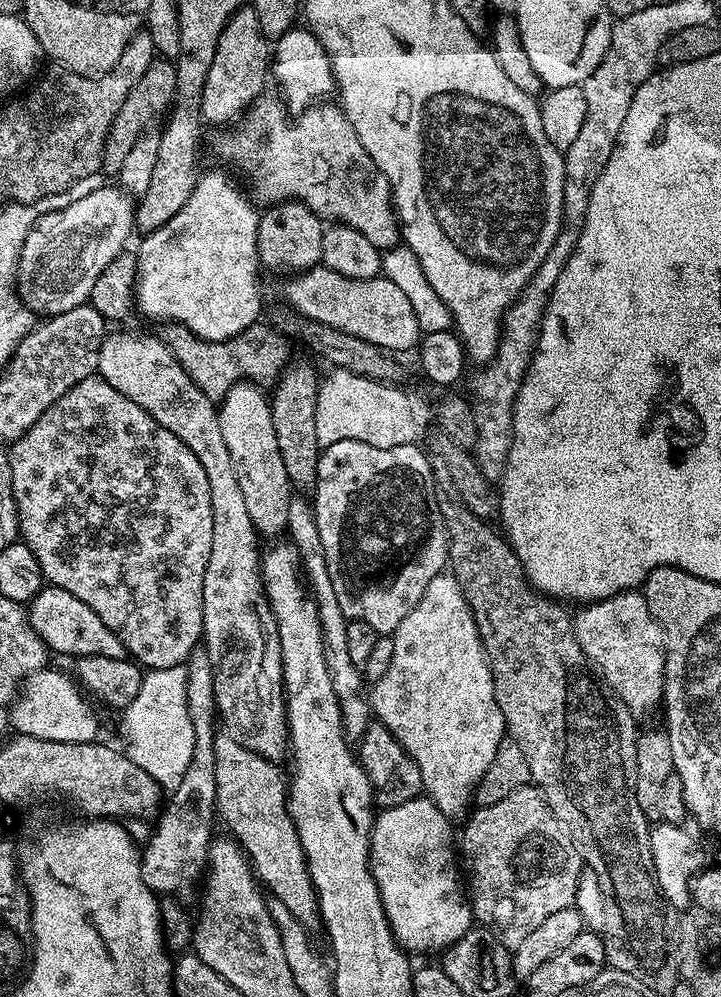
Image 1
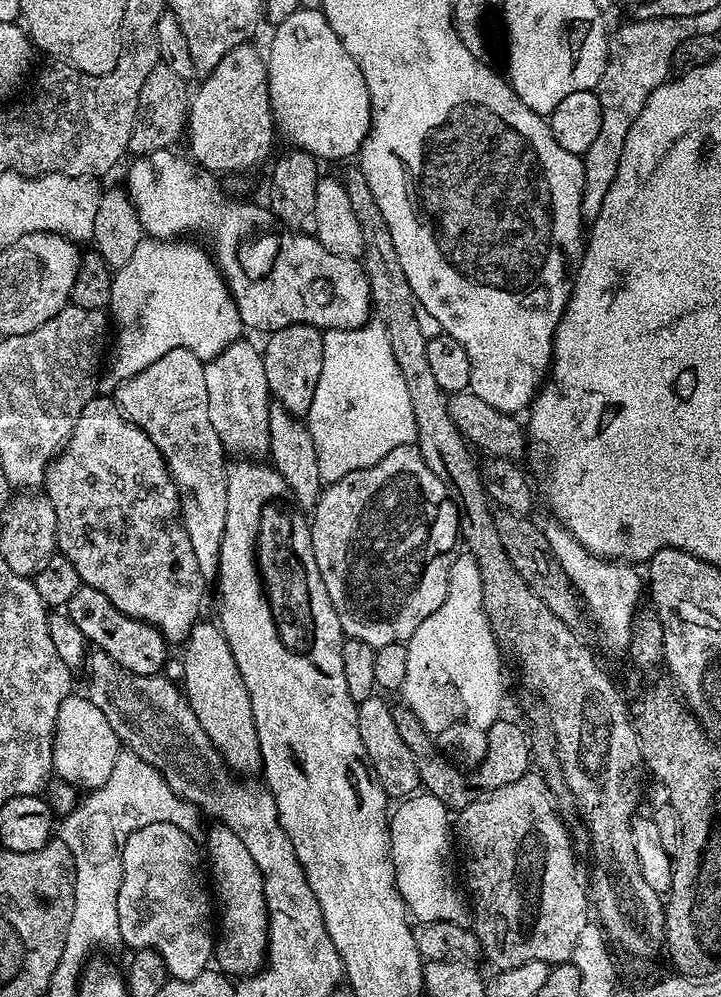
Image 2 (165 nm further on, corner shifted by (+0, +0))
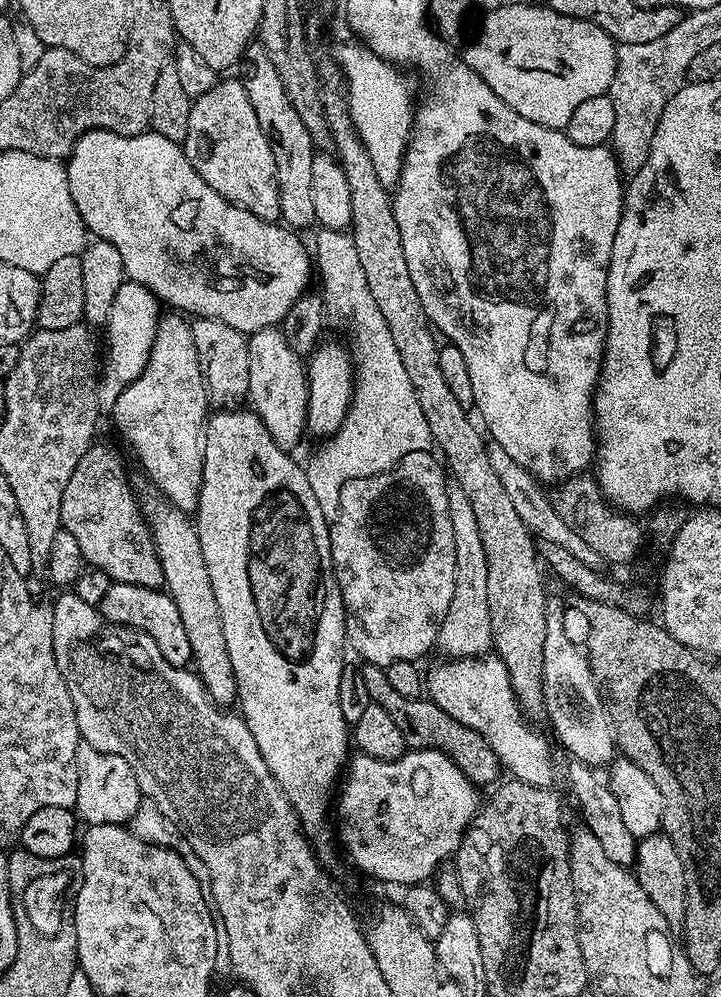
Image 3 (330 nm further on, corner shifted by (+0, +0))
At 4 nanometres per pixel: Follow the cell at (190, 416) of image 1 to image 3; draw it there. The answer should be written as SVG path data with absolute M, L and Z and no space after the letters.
M165 315L161 319L146 370L118 394L110 416L116 419L117 430L136 451L145 474L164 491L163 499L192 514L202 490L210 397L198 362L192 325L183 315L172 315L176 316Z

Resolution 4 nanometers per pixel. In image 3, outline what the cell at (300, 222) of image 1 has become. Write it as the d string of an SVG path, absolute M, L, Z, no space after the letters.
M259 42L249 44L242 61L242 79L246 92L250 94L250 104L258 114L258 122L262 122L262 130L274 150L276 159L276 181L278 182L278 202L280 203L280 220L293 230L313 227L316 224L314 214L314 197L312 196L312 160L317 149L312 147L310 133L298 118L298 110L290 106L290 98L286 98L286 90L282 87L282 78L278 78L278 69L270 62L270 54Z

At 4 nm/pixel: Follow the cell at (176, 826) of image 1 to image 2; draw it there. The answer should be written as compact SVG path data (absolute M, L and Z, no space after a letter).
M154 822L154 826L142 826L130 838L122 850L122 886L118 890L119 939L129 944L129 949L152 948L160 955L174 980L196 978L209 967L214 956L214 900L206 879L206 868L200 865L202 852L196 849L191 835L170 822Z

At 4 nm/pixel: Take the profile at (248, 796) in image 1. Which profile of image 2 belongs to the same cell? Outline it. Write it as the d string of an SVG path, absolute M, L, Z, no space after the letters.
M197 622L190 630L188 639L182 645L184 651L184 684L182 691L188 700L190 710L194 710L194 718L206 730L206 738L214 742L218 754L233 772L244 778L252 778L263 769L262 750L258 742L258 726L254 726L254 706L250 706L250 690L246 690L246 682L238 670L238 662L234 662L234 654L226 642L224 632L219 623L204 624Z

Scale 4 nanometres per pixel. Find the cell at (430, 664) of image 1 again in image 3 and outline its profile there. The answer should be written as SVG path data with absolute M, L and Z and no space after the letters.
M452 486L448 490L448 505L450 506L450 527L454 530L456 577L454 578L454 598L450 598L450 610L446 610L446 618L442 622L440 632L436 635L436 644L448 658L483 656L492 648L490 606L486 602L486 549L482 547L482 537L478 531L474 509L470 506L470 498L466 498L466 494L462 494L460 488Z

